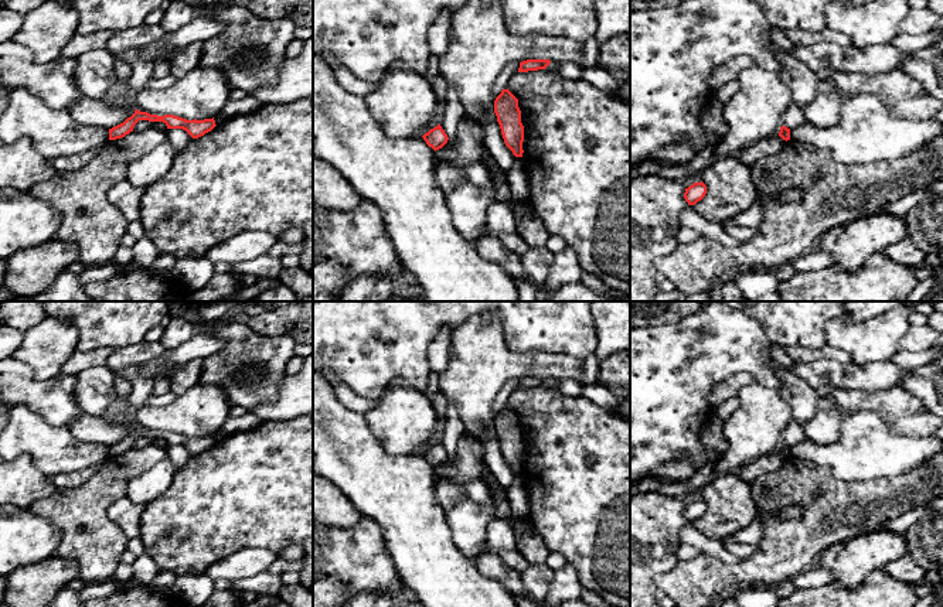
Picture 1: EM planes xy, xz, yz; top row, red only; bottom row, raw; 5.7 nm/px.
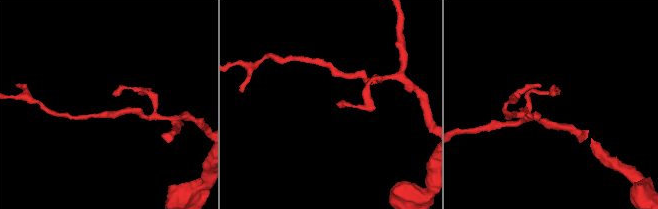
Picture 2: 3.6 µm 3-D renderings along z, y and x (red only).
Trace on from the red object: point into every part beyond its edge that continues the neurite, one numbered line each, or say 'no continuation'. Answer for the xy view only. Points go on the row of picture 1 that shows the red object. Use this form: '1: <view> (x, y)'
no continuation

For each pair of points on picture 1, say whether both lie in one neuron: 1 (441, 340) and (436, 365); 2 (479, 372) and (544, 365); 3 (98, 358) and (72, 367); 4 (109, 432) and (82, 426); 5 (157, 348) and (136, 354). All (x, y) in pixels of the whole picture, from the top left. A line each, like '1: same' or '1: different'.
1: same
2: same
3: same
4: same
5: same

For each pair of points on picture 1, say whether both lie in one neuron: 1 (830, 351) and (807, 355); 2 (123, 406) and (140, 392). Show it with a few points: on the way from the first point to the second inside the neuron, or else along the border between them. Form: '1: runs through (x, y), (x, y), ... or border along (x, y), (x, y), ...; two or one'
1: runs through (824, 353), (813, 354); one
2: border along (128, 398), (132, 409); two

